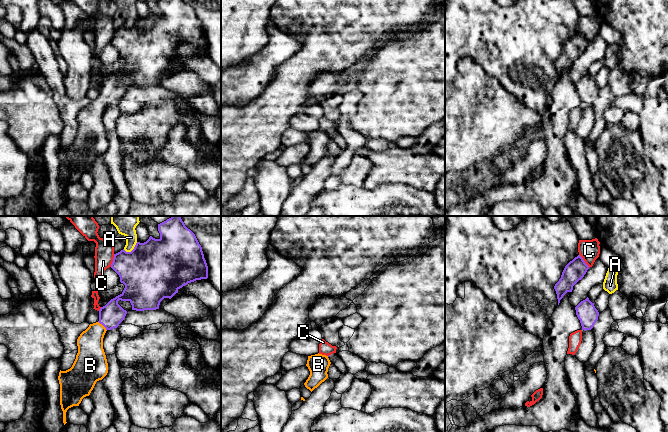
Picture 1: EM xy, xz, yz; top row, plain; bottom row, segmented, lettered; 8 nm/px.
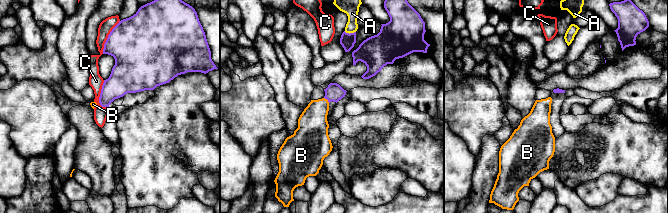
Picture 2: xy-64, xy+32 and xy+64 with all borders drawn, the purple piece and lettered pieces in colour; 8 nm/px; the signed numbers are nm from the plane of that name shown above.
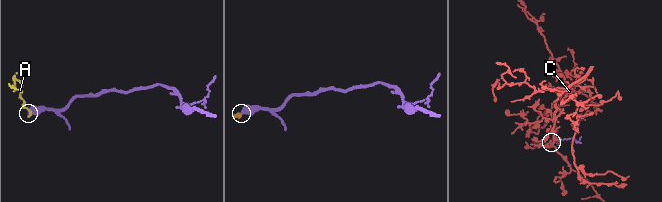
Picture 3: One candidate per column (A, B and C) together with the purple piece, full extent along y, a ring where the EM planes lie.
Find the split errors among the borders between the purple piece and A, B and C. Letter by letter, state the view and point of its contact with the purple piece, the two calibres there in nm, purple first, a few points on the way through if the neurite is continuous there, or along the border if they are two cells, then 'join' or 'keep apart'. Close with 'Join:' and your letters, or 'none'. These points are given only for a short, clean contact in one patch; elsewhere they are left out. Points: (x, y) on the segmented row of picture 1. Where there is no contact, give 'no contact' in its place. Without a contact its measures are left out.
A: contact xy (132, 250); calibres 480 and 200 nm; border xy (137, 242), (130, 251), (123, 249); keep apart
B: contact xy (103, 325); calibres 190 and 200 nm; way xy (112, 314), (103, 325), (90, 341), (90, 353); join
C: contact yz (584, 261); calibres 160 and 170 nm; keep apart
Join: B

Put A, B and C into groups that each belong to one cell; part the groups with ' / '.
A / B / C

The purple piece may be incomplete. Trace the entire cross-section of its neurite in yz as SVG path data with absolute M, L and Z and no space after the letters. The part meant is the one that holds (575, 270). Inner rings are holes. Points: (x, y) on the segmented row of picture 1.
M580 255L575 257L565 266L561 278L554 286L558 305L567 292L572 292L573 286L584 277L588 269L589 266Z

